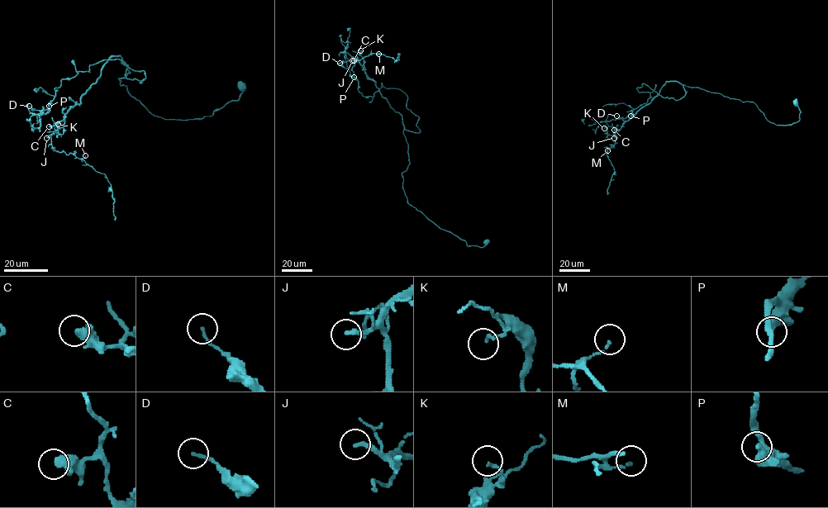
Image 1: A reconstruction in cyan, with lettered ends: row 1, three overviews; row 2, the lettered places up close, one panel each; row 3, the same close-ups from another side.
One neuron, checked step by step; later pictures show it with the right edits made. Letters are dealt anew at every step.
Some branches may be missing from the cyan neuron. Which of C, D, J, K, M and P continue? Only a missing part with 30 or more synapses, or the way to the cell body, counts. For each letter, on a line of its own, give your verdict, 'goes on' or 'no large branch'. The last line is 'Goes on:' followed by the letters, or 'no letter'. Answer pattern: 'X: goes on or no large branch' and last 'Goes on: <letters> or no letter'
C: no large branch
D: no large branch
J: no large branch
K: no large branch
M: no large branch
P: no large branch
Goes on: no letter

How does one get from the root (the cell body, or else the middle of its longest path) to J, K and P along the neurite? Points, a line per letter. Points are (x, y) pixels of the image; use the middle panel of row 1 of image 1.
J: (486, 242), (483, 247), (467, 245), (408, 203), (402, 116), (364, 67), (352, 60)
K: (486, 242), (483, 247), (467, 245), (408, 203), (402, 116), (365, 74), (360, 50)
P: (486, 242), (467, 245), (408, 203), (403, 130), (419, 133), (419, 117), (400, 89), (364, 97), (354, 77)

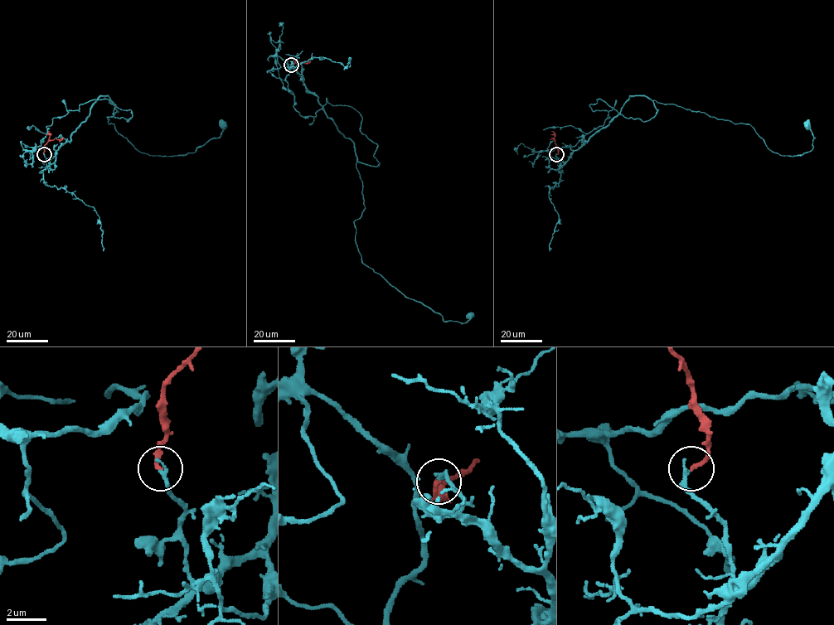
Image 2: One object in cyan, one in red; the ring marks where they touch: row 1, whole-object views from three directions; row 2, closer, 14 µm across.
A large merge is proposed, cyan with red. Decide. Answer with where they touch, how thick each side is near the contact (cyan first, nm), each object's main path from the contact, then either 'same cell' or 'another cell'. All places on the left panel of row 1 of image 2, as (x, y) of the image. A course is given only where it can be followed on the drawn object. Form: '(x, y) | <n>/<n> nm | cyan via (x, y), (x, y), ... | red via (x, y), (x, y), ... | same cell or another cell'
(44, 154) | 240/200 nm | cyan via (43, 154), (50, 166), (100, 96), (118, 111), (108, 123), (151, 156), (195, 152), (220, 136), (222, 123) | red via (43, 154), (44, 146), (49, 141), (62, 139) | same cell

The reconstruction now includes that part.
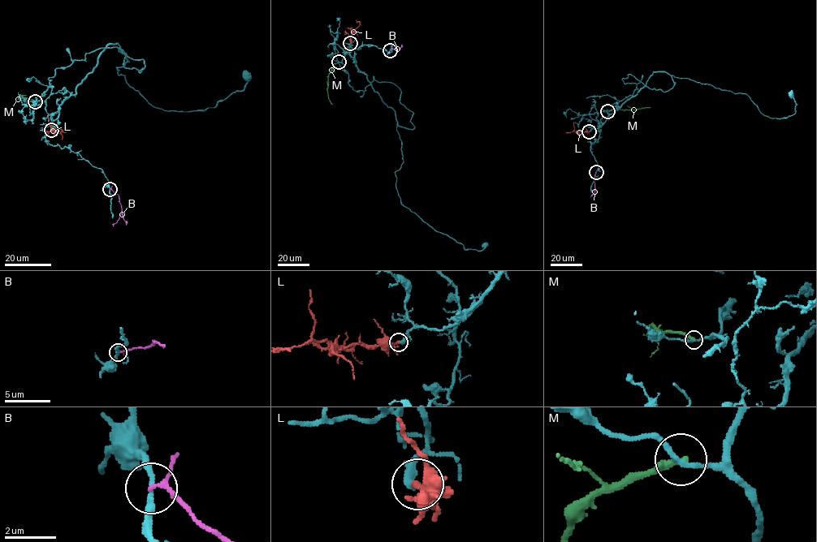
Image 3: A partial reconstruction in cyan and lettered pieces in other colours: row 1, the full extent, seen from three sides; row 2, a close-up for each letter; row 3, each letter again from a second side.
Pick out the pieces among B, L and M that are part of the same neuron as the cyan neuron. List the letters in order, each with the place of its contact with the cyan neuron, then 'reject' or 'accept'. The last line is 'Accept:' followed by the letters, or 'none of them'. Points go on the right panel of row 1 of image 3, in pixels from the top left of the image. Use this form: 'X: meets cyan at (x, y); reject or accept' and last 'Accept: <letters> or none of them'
B: meets cyan at (596, 172); reject
L: meets cyan at (589, 131); accept
M: meets cyan at (607, 111); reject
Accept: L

